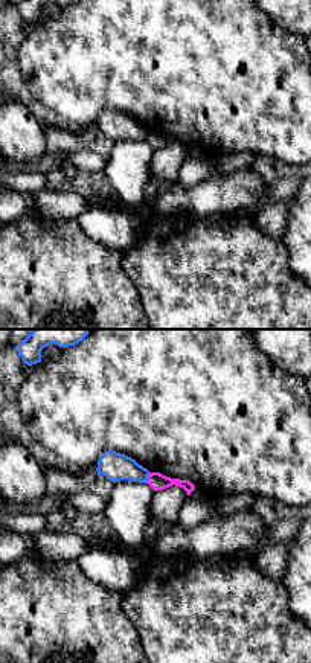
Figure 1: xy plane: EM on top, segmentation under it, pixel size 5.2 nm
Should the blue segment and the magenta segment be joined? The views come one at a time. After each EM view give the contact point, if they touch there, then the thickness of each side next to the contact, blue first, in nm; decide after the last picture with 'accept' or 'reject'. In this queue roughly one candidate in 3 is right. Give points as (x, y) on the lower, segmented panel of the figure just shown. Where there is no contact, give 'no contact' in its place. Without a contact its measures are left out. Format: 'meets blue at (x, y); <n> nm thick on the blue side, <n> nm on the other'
meets blue at (147, 477); 150 nm thick on the blue side, 90 nm on the other

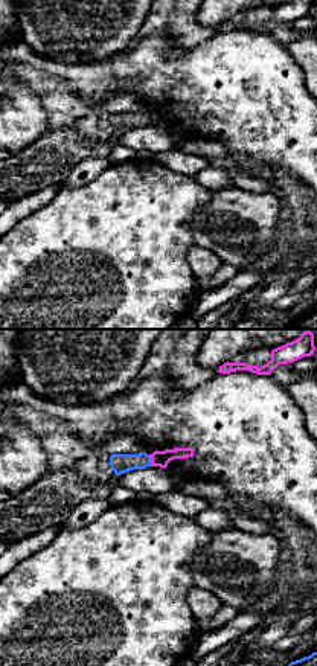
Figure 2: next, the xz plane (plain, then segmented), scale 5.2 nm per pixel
meets blue at (150, 461); 100 nm thick on the blue side, 80 nm on the other

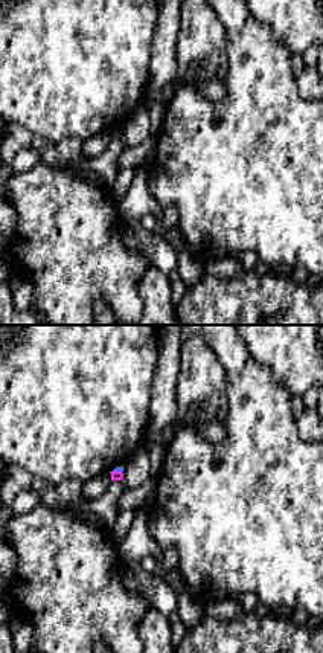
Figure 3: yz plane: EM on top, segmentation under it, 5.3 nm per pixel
meets blue at (118, 470); 30 nm thick on the blue side, 50 nm on the other

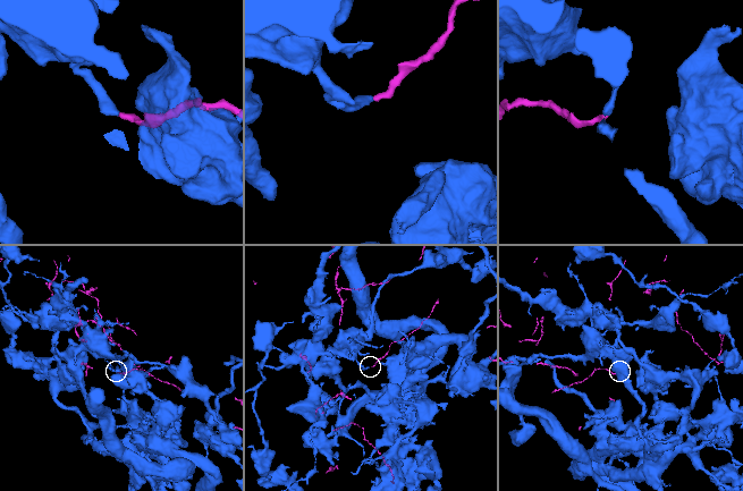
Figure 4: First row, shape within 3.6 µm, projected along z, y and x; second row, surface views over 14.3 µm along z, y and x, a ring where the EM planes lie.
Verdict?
reject

